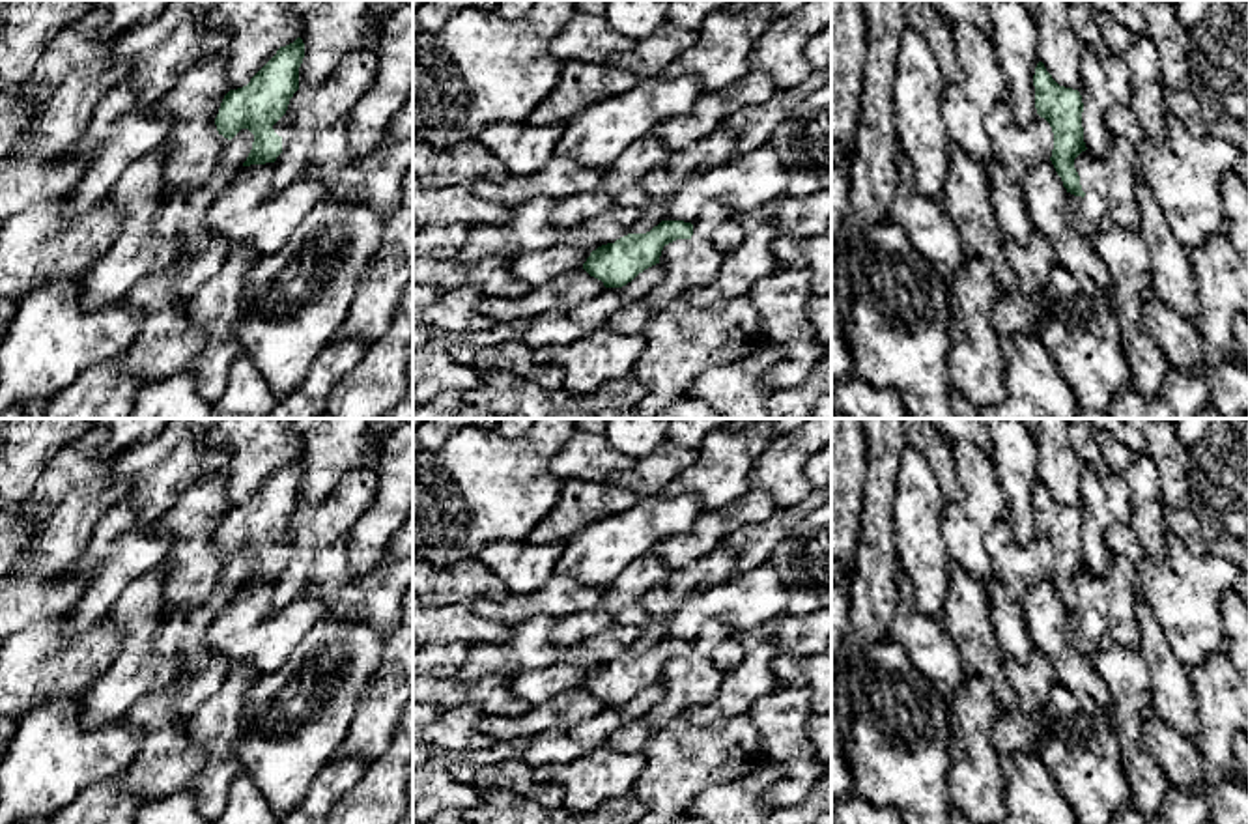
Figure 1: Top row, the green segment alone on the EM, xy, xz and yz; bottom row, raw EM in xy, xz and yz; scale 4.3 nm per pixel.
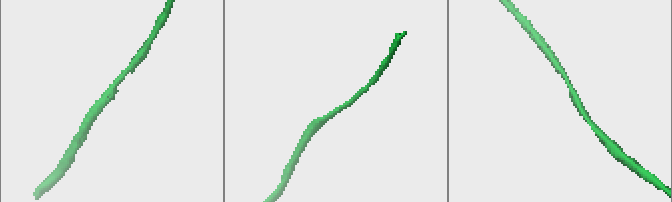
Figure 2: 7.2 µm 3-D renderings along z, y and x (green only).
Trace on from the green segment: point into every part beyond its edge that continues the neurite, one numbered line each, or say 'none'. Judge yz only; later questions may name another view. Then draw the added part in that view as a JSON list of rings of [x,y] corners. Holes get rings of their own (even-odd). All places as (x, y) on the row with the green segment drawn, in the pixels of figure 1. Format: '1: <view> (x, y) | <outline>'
none

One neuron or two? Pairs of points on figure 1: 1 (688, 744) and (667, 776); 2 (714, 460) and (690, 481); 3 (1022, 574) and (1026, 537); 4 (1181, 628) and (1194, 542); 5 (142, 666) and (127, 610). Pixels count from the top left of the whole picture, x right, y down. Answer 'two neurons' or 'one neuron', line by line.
1: one neuron
2: one neuron
3: two neurons
4: two neurons
5: one neuron

